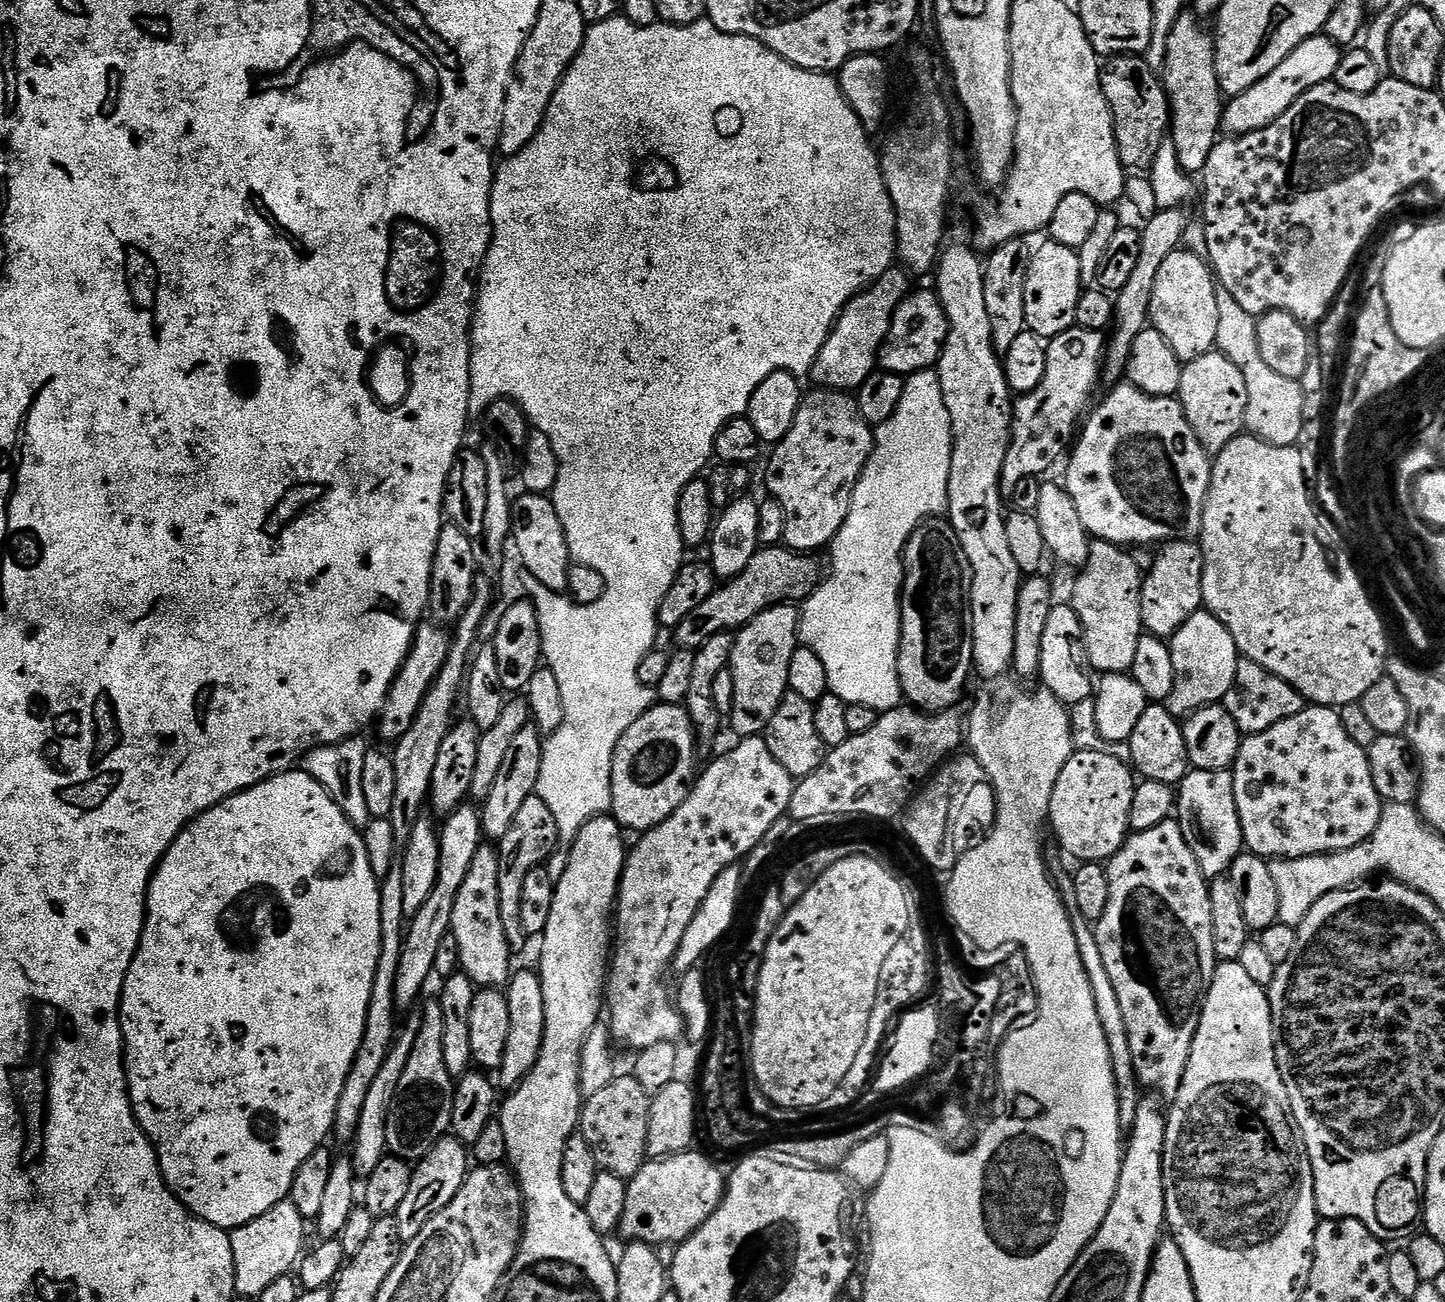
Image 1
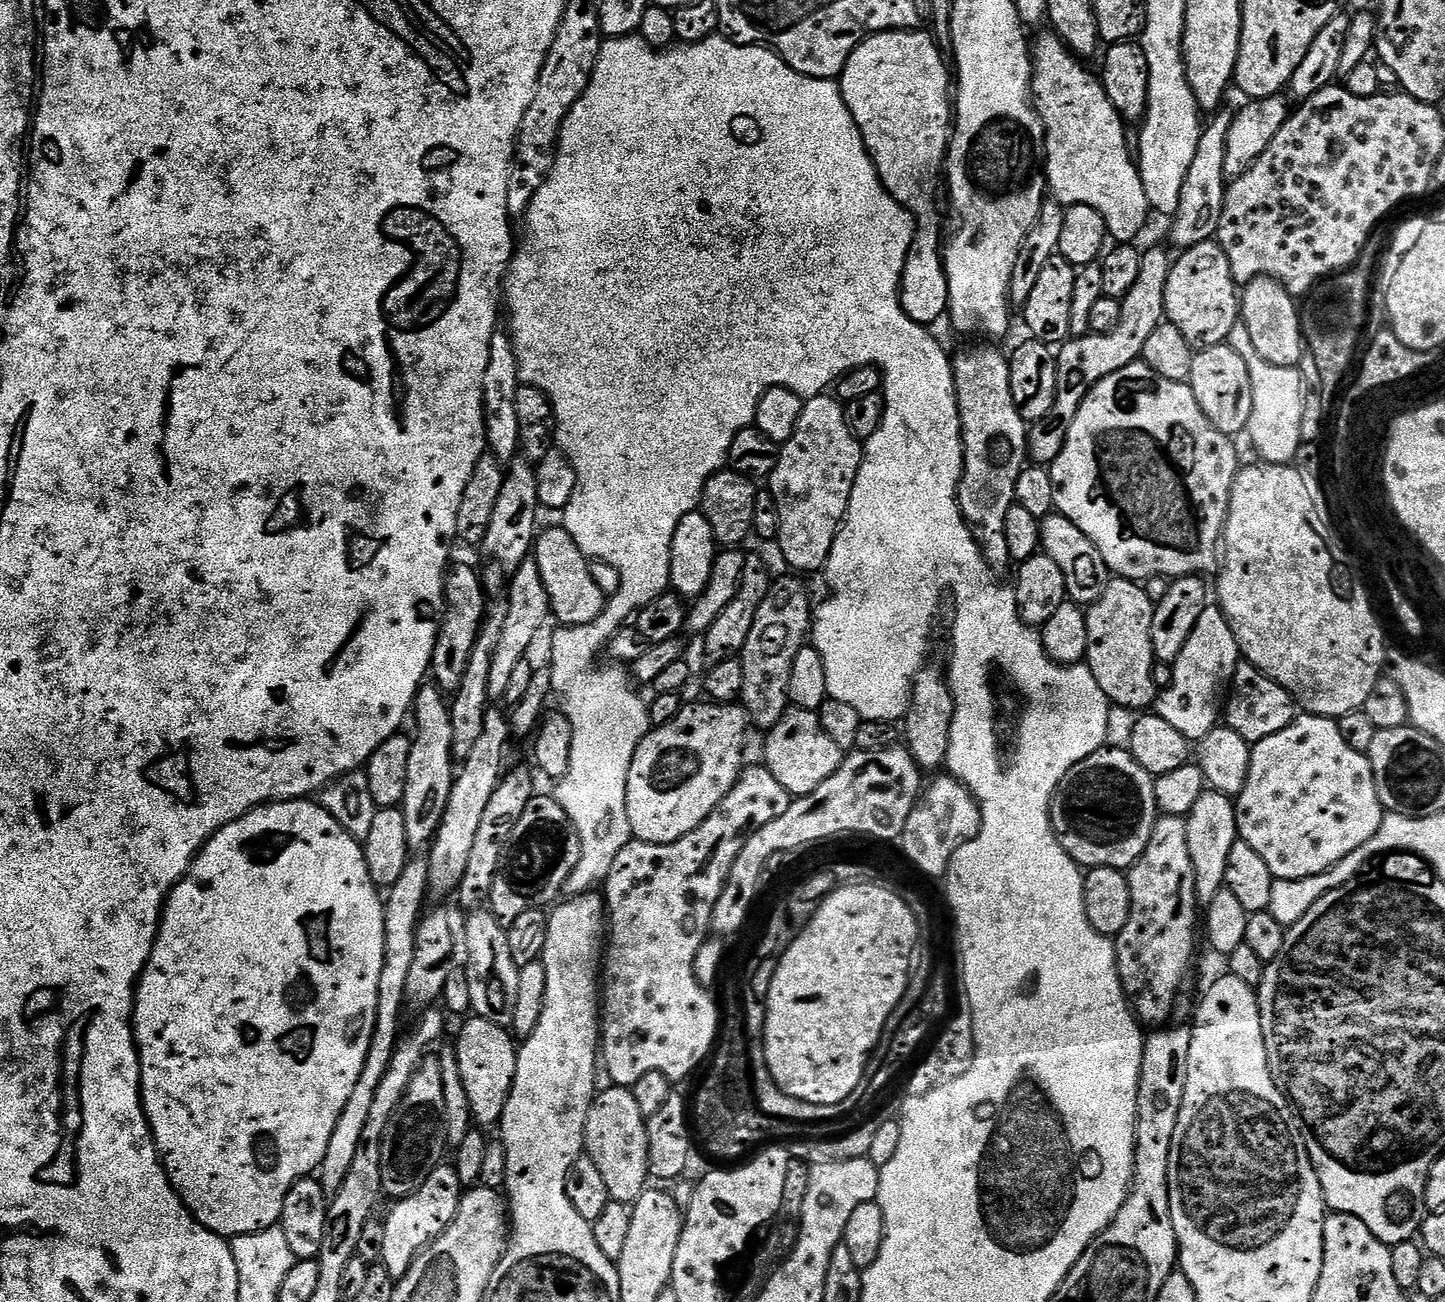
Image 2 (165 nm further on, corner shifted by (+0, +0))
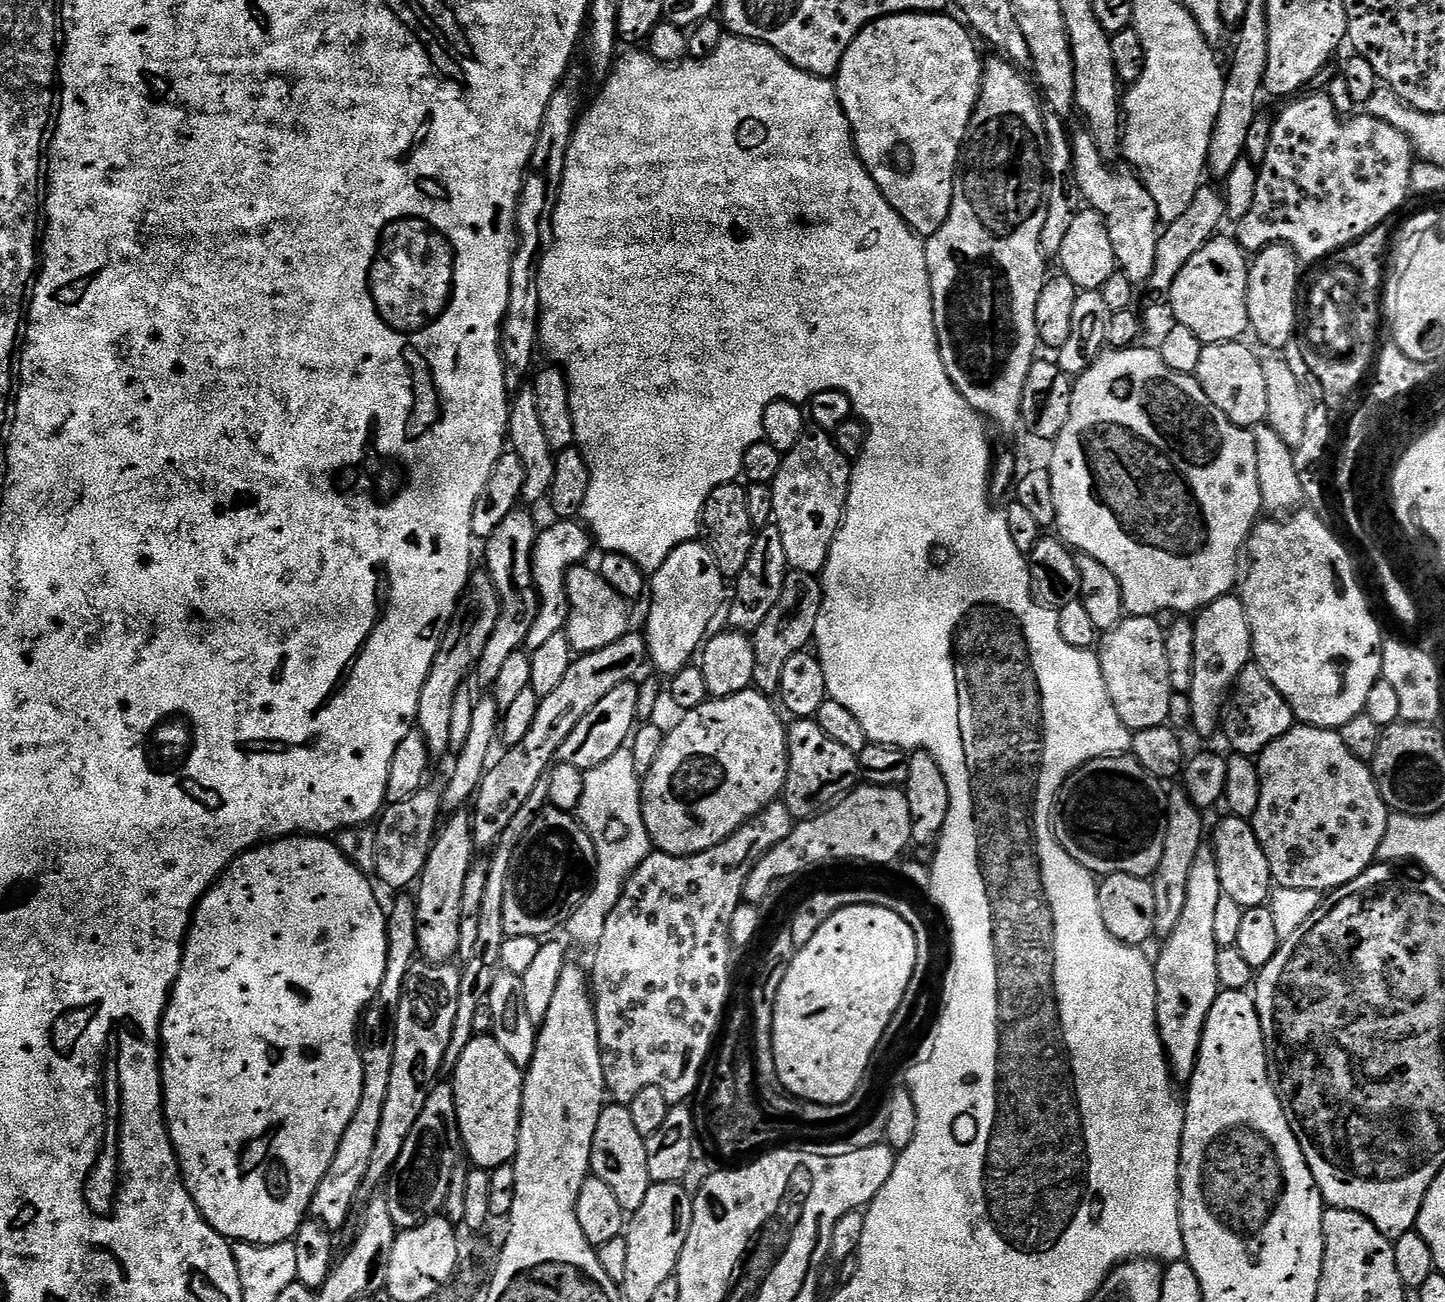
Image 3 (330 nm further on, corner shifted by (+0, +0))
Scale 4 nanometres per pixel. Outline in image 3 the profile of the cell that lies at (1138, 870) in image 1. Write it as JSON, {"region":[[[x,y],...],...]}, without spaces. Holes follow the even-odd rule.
{"region":[[[1184,790],[1173,791],[1168,797],[1168,833],[1166,834],[1166,850],[1162,856],[1160,869],[1156,871],[1154,883],[1158,898],[1158,918],[1156,931],[1167,938],[1178,926],[1178,918],[1182,918],[1182,906],[1186,906],[1186,884],[1190,878],[1190,868],[1194,866],[1194,858],[1198,858],[1201,848],[1205,847],[1204,820],[1201,809],[1197,808],[1191,797]]]}

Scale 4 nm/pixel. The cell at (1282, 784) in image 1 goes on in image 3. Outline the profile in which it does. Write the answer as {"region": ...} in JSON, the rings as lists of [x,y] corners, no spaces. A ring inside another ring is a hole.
{"region":[[[1294,726],[1289,732],[1282,734],[1282,738],[1270,742],[1270,746],[1266,746],[1266,750],[1261,752],[1258,757],[1258,767],[1260,769],[1260,798],[1258,810],[1252,816],[1250,823],[1266,854],[1266,860],[1270,862],[1270,874],[1275,887],[1289,888],[1290,890],[1318,890],[1321,894],[1327,894],[1354,882],[1354,878],[1358,878],[1365,870],[1372,867],[1388,829],[1390,809],[1378,790],[1373,769],[1365,761],[1354,758],[1354,754],[1350,754],[1346,742],[1342,742],[1339,731],[1330,728]]]}

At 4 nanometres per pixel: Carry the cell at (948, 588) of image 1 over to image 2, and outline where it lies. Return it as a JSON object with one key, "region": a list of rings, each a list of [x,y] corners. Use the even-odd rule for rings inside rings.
{"region":[[[931,666],[921,668],[916,675],[915,683],[912,684],[912,703],[908,715],[902,721],[902,736],[906,741],[909,754],[916,759],[916,765],[922,770],[945,767],[950,750],[950,730],[955,713],[956,703],[945,673]]]}

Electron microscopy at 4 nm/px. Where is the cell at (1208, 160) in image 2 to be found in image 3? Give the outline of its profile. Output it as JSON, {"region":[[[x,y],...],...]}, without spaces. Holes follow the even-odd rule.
{"region":[[[1252,3],[1248,13],[1244,15],[1239,27],[1240,45],[1236,48],[1236,57],[1232,60],[1224,82],[1224,98],[1220,113],[1216,116],[1216,126],[1212,135],[1210,150],[1208,151],[1207,171],[1220,179],[1227,181],[1239,160],[1245,159],[1246,138],[1250,138],[1250,126],[1254,126],[1256,117],[1261,115],[1260,95],[1265,95],[1264,79],[1268,70],[1268,33],[1270,25],[1268,13],[1259,3]]]}

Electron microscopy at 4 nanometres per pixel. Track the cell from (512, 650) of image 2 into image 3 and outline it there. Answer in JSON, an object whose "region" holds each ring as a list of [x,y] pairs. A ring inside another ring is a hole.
{"region":[[[560,518],[548,529],[541,531],[536,538],[536,546],[532,555],[532,573],[536,583],[536,593],[540,595],[538,618],[534,618],[534,626],[530,626],[528,643],[529,653],[538,650],[554,634],[565,631],[570,614],[570,573],[577,567],[580,555],[584,552],[584,539],[589,539],[590,532],[579,519]]]}

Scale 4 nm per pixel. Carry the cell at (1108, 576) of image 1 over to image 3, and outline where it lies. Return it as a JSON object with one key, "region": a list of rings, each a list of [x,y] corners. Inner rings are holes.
{"region":[[[1128,616],[1121,621],[1117,628],[1113,628],[1107,633],[1103,641],[1102,649],[1099,653],[1100,665],[1106,678],[1108,693],[1114,702],[1114,710],[1118,710],[1118,718],[1127,728],[1132,729],[1133,733],[1151,728],[1163,728],[1169,723],[1168,715],[1172,712],[1172,674],[1166,646],[1168,637],[1165,625],[1160,625],[1161,621],[1155,616]]]}

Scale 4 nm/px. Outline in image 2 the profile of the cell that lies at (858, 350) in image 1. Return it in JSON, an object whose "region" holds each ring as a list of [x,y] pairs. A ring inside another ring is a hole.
{"region":[[[905,30],[902,32],[878,32],[875,36],[870,36],[868,39],[862,41],[858,47],[852,51],[850,54],[850,58],[846,62],[846,66],[844,67],[843,72],[840,73],[838,77],[838,83],[840,85],[840,93],[842,94],[842,98],[846,102],[846,106],[850,110],[850,114],[854,118],[854,122],[858,126],[858,130],[862,134],[862,138],[866,142],[866,150],[870,154],[870,158],[874,162],[874,166],[878,170],[878,174],[880,175],[880,181],[884,183],[884,189],[888,191],[892,197],[896,199],[904,209],[908,212],[911,212],[915,221],[916,221],[916,233],[914,234],[914,238],[912,239],[912,248],[908,252],[908,257],[906,258],[906,266],[904,267],[904,277],[900,280],[900,301],[902,302],[902,306],[906,310],[906,314],[914,321],[916,324],[922,324],[925,326],[932,326],[932,323],[935,322],[936,319],[939,318],[941,315],[942,317],[948,311],[948,275],[944,273],[944,257],[942,255],[942,239],[940,240],[940,212],[936,209],[936,191],[940,188],[940,178],[942,182],[942,173],[945,171],[946,168],[946,161],[948,159],[948,146],[952,143],[952,133],[954,131],[954,76],[953,73],[950,71],[950,64],[944,61],[944,56],[942,53],[941,45],[936,43],[936,37],[932,35],[931,31],[928,30]]]}

